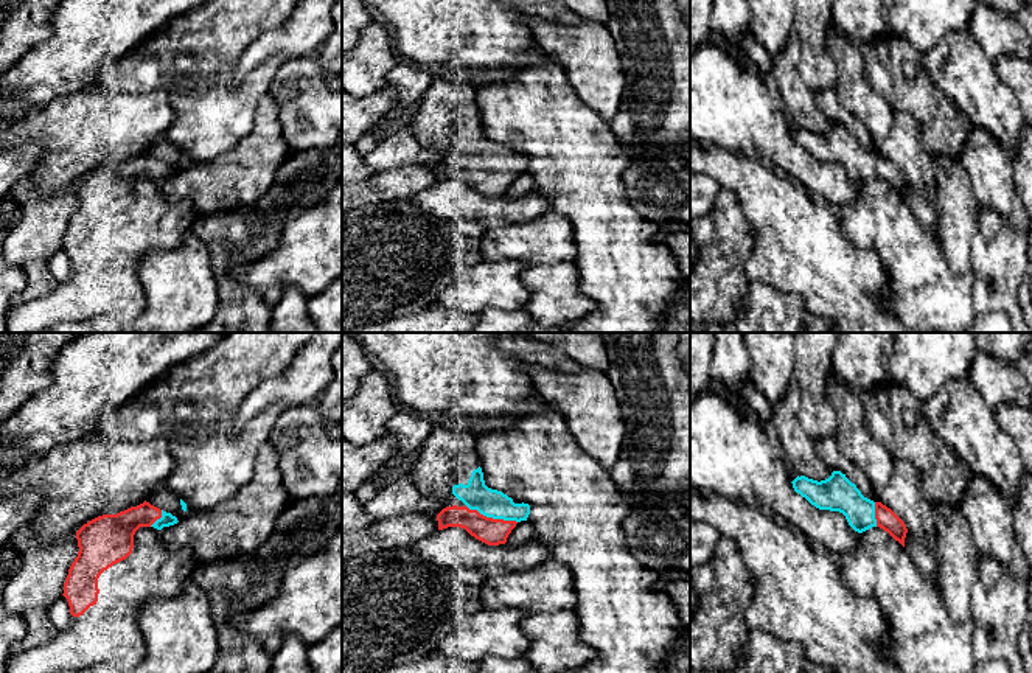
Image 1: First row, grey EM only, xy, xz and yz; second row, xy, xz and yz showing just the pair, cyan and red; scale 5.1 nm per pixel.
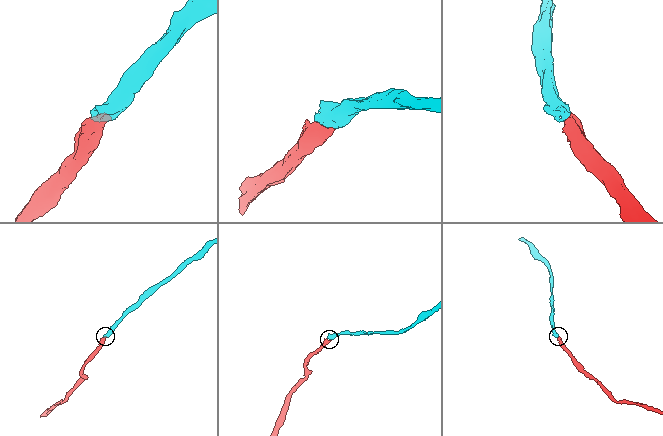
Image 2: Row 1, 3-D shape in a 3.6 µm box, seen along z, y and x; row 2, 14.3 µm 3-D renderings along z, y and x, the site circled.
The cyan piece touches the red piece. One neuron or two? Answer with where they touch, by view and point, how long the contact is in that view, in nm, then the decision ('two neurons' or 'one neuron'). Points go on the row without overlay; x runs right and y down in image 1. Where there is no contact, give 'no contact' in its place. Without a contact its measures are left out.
xz (491, 168) | 280 nm | one neuron

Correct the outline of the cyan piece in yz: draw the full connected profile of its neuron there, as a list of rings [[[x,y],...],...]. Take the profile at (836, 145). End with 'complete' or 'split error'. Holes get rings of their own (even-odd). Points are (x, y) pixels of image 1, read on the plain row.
[[[833,123],[821,134],[797,127],[791,135],[794,143],[816,160],[842,165],[855,183],[880,179],[905,199],[908,185],[905,174],[881,154],[864,149],[841,123]]]; split error

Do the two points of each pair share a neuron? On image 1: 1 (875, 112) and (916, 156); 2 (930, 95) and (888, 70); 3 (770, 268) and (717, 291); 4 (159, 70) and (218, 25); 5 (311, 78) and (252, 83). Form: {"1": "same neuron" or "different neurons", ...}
{"1": "different neurons", "2": "same neuron", "3": "different neurons", "4": "same neuron", "5": "different neurons"}

